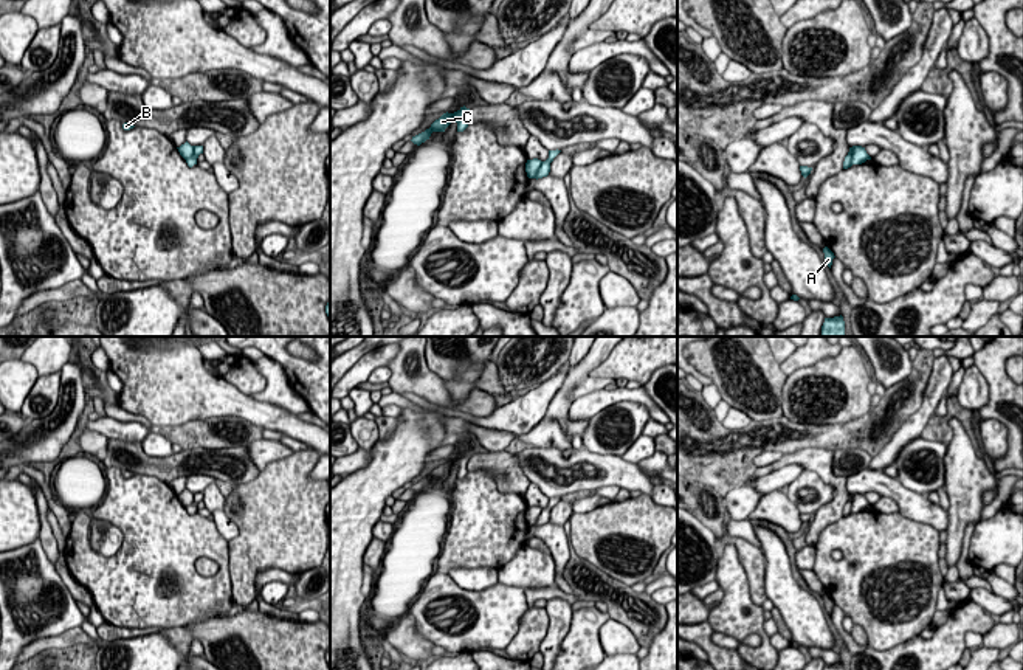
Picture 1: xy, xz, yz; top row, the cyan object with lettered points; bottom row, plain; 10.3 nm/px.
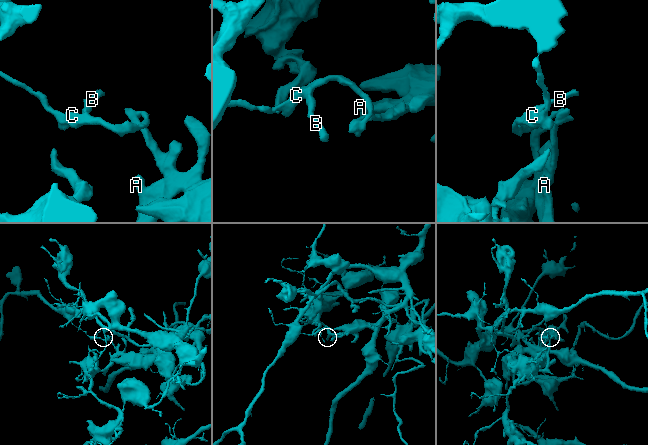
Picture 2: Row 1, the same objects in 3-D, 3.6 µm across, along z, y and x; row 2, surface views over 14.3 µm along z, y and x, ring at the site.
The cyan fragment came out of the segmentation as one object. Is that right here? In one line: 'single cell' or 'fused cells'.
single cell

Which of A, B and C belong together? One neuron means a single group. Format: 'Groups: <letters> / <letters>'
Groups: A B C

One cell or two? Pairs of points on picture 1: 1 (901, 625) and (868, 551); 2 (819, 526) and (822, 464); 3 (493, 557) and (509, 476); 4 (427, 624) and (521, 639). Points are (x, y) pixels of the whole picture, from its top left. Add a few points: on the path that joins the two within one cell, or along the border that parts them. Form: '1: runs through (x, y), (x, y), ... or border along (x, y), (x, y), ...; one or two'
1: runs through (878, 621), (871, 618), (859, 594), (865, 574); one
2: runs through (831, 511), (837, 504), (837, 484), (833, 480); one
3: border along (475, 472), (485, 470), (501, 492), (523, 497); two
4: runs through (450, 633), (498, 635); one

